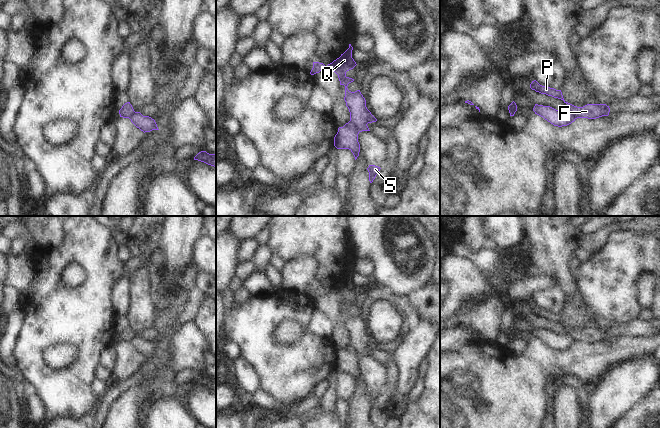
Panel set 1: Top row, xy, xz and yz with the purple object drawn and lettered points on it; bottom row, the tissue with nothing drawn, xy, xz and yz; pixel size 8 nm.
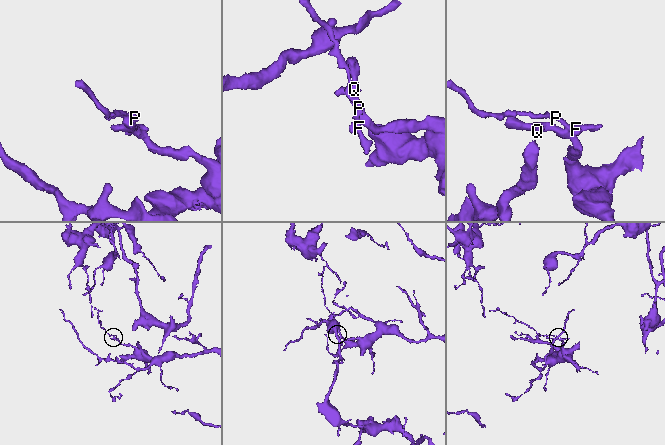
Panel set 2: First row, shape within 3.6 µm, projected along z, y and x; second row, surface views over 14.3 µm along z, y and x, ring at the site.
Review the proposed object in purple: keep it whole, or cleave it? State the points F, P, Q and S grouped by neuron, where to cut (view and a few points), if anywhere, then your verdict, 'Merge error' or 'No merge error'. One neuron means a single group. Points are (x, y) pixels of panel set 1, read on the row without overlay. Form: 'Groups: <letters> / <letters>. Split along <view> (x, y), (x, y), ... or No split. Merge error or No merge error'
Groups: F P S / Q. Split along xz (349, 345), (359, 355). Merge error.

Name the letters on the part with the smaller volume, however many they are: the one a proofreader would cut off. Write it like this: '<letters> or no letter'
F, P, S.

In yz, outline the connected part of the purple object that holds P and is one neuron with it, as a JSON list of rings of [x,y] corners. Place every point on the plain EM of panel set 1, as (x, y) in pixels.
[[[536,304],[532,305],[530,312],[541,318],[563,324],[569,331],[569,335],[577,342],[596,343],[602,340],[608,340],[610,336],[609,330],[606,328],[587,328],[583,331],[574,330],[564,324],[561,314],[542,310]]]

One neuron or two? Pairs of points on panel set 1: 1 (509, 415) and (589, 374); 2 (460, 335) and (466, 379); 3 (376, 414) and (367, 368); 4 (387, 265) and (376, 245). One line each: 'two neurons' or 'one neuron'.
1: one neuron
2: two neurons
3: two neurons
4: one neuron

